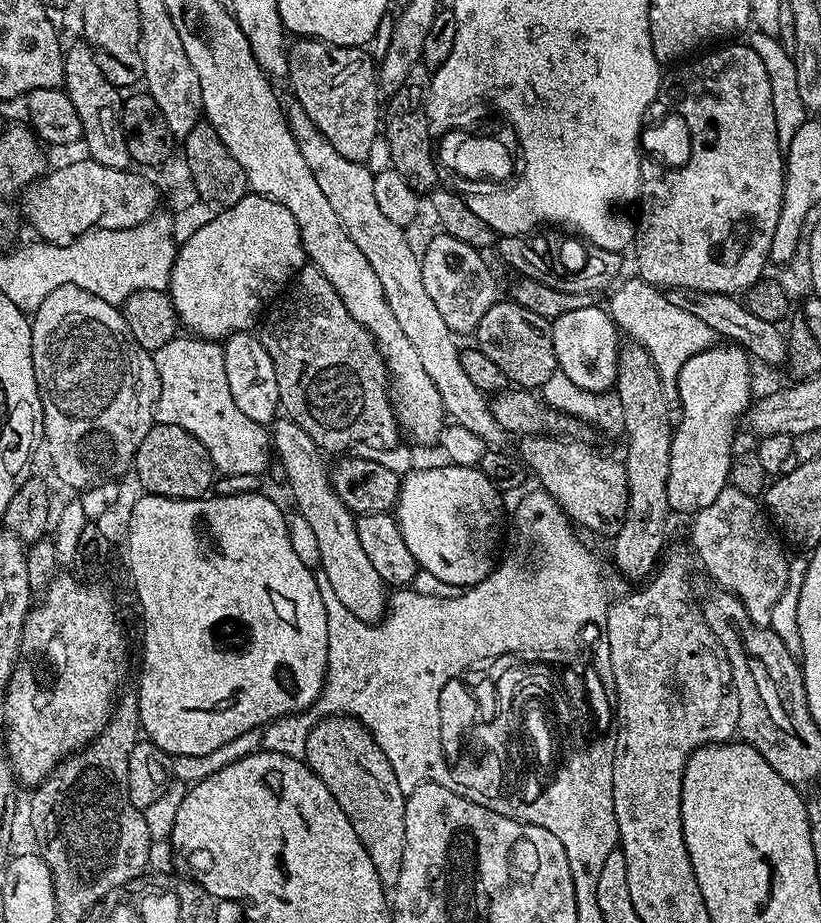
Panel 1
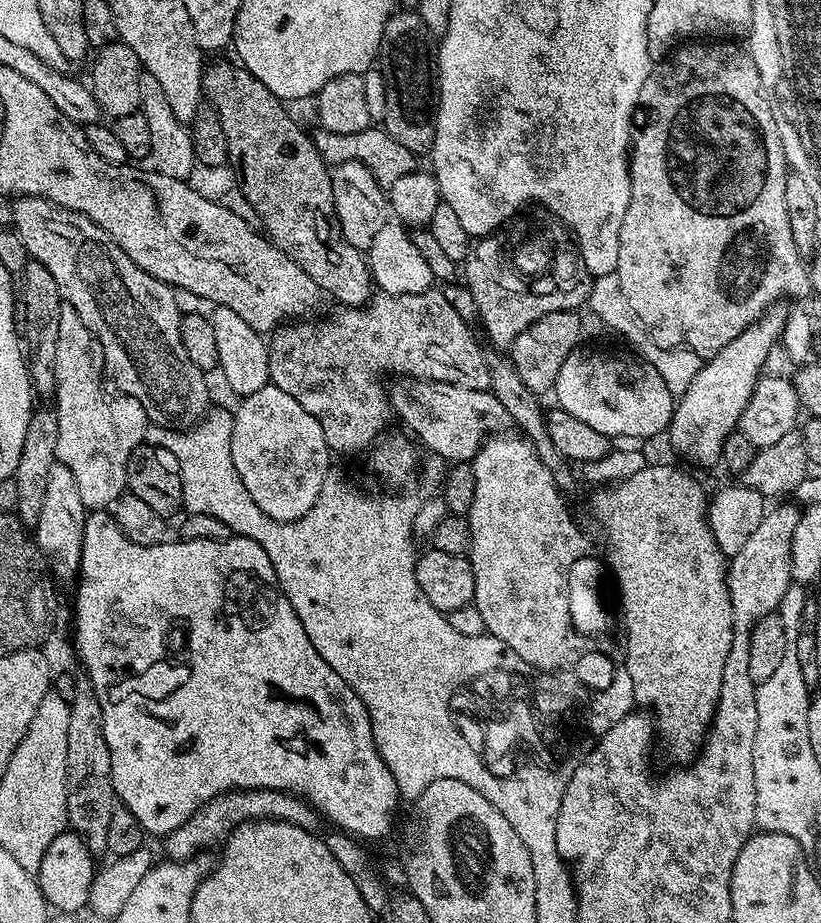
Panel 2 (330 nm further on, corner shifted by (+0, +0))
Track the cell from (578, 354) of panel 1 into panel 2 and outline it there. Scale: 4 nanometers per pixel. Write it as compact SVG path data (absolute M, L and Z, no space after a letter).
M577 350L562 362L562 370L558 370L556 387L554 389L555 403L566 414L574 414L582 422L587 422L594 430L606 434L610 438L629 436L632 440L644 440L647 436L656 436L667 429L672 421L674 393L668 389L662 374L654 370L650 362L640 360L619 360L616 356L603 356L600 352L583 352Z

